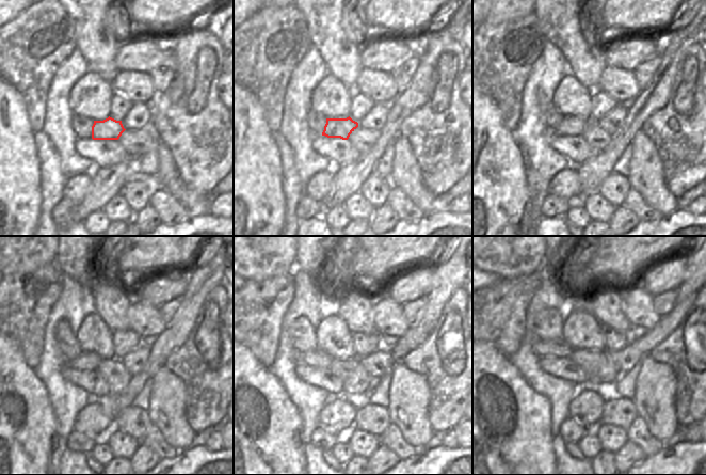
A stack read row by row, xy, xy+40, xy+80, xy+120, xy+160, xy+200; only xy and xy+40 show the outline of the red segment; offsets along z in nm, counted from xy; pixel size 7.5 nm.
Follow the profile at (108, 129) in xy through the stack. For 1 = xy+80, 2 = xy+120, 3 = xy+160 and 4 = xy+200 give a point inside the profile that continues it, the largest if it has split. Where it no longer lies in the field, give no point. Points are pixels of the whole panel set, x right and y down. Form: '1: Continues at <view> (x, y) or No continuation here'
1: Continues at xy+80 (570, 125)
2: Continues at xy+120 (86, 361)
3: Continues at xy+160 (318, 359)
4: Continues at xy+200 (560, 348)

